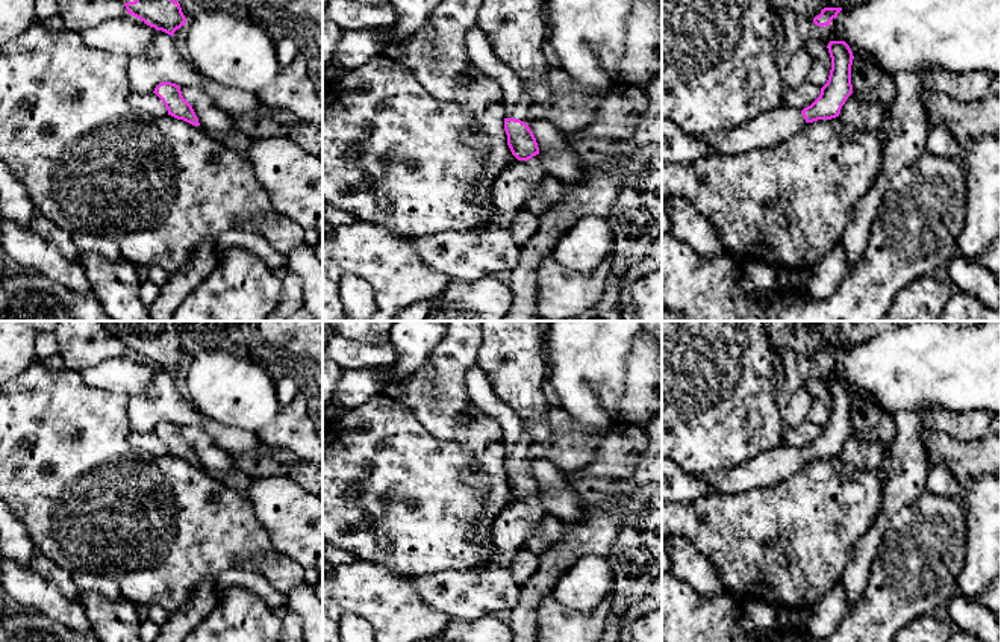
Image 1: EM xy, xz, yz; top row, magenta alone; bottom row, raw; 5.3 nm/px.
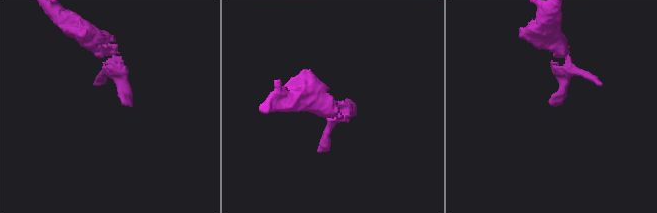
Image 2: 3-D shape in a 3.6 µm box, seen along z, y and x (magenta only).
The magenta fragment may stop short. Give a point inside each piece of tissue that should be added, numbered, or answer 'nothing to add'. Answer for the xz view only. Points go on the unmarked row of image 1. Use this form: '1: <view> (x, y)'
1: xz (518, 442)

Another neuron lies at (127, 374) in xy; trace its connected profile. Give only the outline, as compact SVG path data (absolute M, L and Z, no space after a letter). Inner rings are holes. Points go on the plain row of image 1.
M127 353L118 357L104 359L79 374L83 382L92 388L133 397L148 389L156 371L154 366Z

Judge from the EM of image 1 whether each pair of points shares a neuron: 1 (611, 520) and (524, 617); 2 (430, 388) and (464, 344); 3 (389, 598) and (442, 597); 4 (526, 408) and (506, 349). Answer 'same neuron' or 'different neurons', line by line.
1: same neuron
2: same neuron
3: different neurons
4: same neuron

